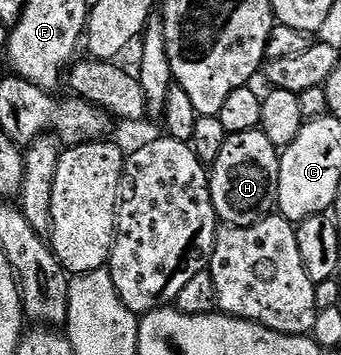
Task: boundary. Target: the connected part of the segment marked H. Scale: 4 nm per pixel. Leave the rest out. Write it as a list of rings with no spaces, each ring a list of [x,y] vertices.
[[[262,131],[236,133],[236,141],[232,141],[236,149],[224,150],[224,173],[214,177],[212,185],[212,205],[216,208],[216,216],[223,224],[237,225],[246,228],[256,225],[265,217],[273,216],[277,208],[279,160],[278,146],[270,143],[270,139]]]

